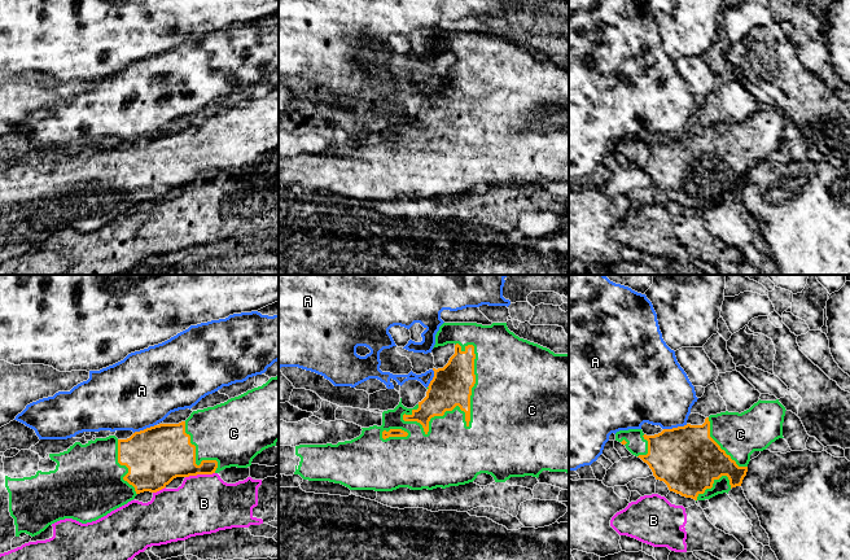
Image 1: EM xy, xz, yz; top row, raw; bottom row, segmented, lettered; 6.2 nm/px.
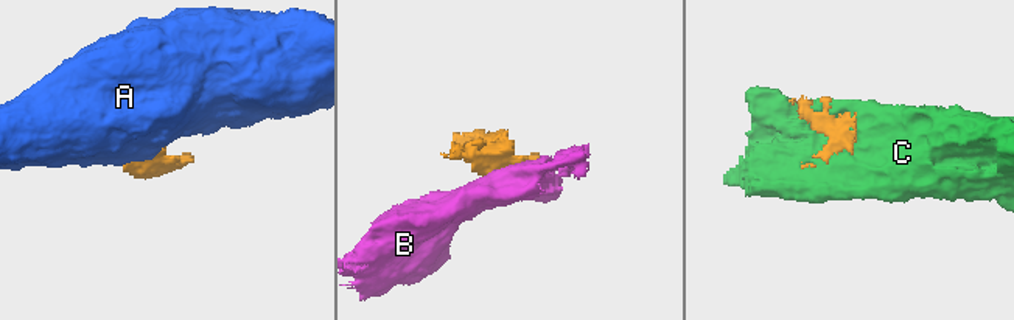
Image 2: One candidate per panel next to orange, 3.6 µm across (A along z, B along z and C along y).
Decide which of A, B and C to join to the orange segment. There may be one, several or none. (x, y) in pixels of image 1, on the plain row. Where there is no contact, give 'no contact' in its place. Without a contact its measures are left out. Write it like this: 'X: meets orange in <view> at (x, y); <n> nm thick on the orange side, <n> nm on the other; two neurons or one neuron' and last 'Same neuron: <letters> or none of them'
A: meets orange in yz at (675, 138); 400 nm thick on the orange side, 400 nm on the other; two neurons
B: meets orange in xy at (200, 183); 320 nm thick on the orange side, 360 nm on the other; two neurons
C: meets orange in xz at (465, 130); 260 nm thick on the orange side, 460 nm on the other; one neuron
Same neuron: C

